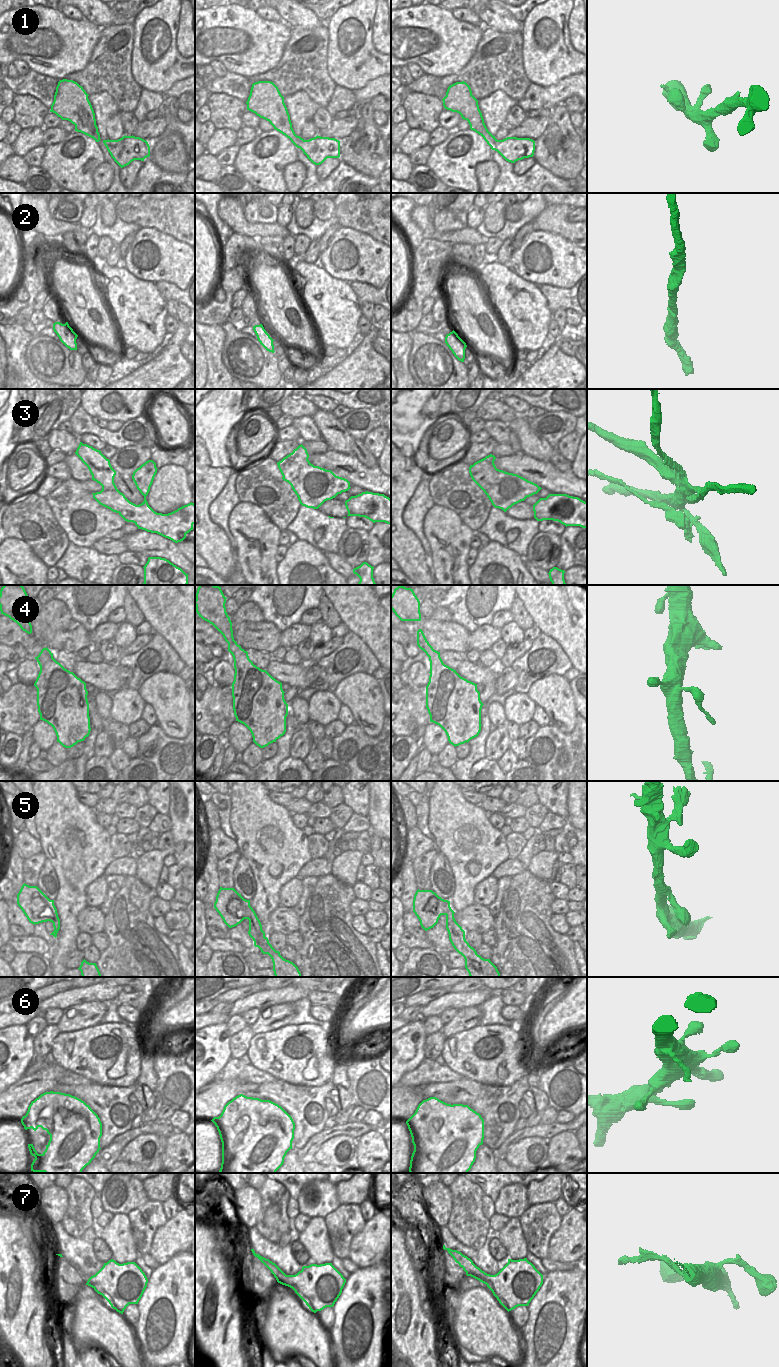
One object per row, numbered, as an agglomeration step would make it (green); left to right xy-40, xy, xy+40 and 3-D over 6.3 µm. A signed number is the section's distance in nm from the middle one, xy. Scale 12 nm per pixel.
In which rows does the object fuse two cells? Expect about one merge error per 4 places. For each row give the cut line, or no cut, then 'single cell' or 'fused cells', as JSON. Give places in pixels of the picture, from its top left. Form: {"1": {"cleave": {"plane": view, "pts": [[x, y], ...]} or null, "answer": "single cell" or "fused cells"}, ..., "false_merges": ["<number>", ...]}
{"1": {"cleave": null, "answer": "single cell"}, "2": {"cleave": null, "answer": "single cell"}, "3": {"cleave": {"plane": "xy+40", "pts": [[470, 472], [493, 483], [524, 486], [528, 482]]}, "answer": "fused cells"}, "4": {"cleave": null, "answer": "single cell"}, "5": {"cleave": null, "answer": "single cell"}, "6": {"cleave": null, "answer": "single cell"}, "7": {"cleave": null, "answer": "single cell"}, "false_merges": ["3"]}

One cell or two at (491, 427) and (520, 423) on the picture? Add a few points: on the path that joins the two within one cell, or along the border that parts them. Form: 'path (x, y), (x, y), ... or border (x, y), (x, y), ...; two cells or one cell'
border (508, 424), (512, 430); two cells

